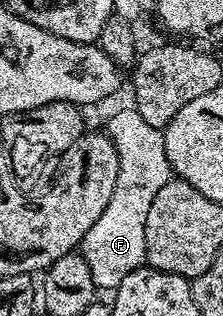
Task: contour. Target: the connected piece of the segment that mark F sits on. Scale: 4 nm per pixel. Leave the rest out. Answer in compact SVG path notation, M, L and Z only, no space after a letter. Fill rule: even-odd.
M133 107L120 109L104 128L118 148L119 176L111 201L97 218L96 226L84 234L80 251L92 270L95 285L99 289L114 290L125 276L131 276L147 263L148 210L152 210L160 188L172 178L172 169L166 153L165 135L159 129L148 126L148 122L144 122L144 118Z

